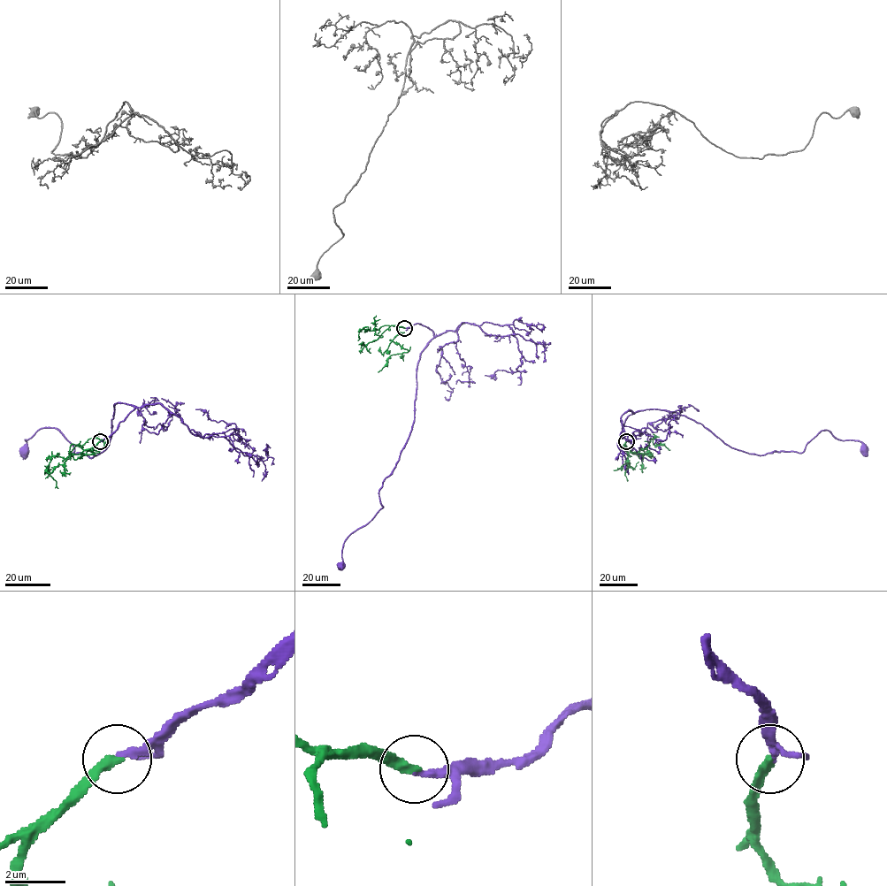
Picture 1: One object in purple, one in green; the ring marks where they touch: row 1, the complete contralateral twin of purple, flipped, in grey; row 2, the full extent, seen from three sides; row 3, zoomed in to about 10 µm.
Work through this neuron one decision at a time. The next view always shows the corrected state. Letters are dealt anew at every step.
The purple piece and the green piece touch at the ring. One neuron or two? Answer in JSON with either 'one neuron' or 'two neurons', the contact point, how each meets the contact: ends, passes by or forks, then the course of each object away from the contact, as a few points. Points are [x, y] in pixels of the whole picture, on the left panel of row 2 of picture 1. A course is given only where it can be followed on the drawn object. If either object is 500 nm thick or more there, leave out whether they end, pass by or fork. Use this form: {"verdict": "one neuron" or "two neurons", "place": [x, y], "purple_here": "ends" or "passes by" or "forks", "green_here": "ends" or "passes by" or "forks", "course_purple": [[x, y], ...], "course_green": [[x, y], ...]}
{"verdict": "one neuron", "place": [100, 441], "purple_here": "ends", "green_here": "ends", "course_purple": [[100, 441], [134, 407], [114, 405], [96, 455], [71, 454], [53, 428], [25, 439], [25, 451]], "course_green": [[100, 441], [91, 454], [86, 454], [103, 446], [102, 439], [91, 438], [68, 451]]}

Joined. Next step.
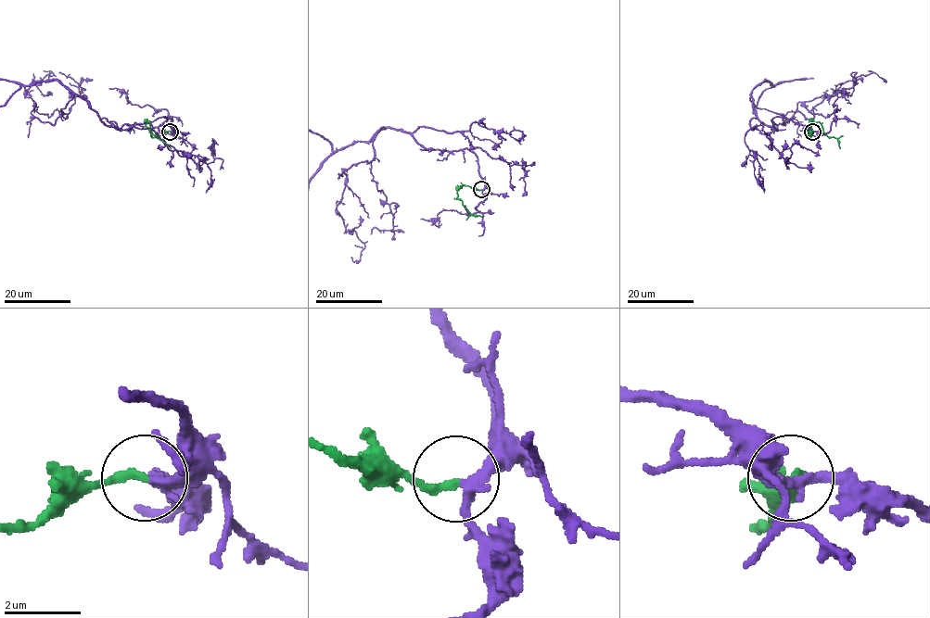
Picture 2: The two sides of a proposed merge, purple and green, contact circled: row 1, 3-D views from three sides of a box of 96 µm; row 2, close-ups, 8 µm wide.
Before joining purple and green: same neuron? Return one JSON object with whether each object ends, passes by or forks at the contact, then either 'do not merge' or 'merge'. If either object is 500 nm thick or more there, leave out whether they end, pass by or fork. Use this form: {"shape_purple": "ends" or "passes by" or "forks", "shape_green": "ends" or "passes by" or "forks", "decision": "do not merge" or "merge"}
{"shape_purple": "passes by", "shape_green": "ends", "decision": "merge"}

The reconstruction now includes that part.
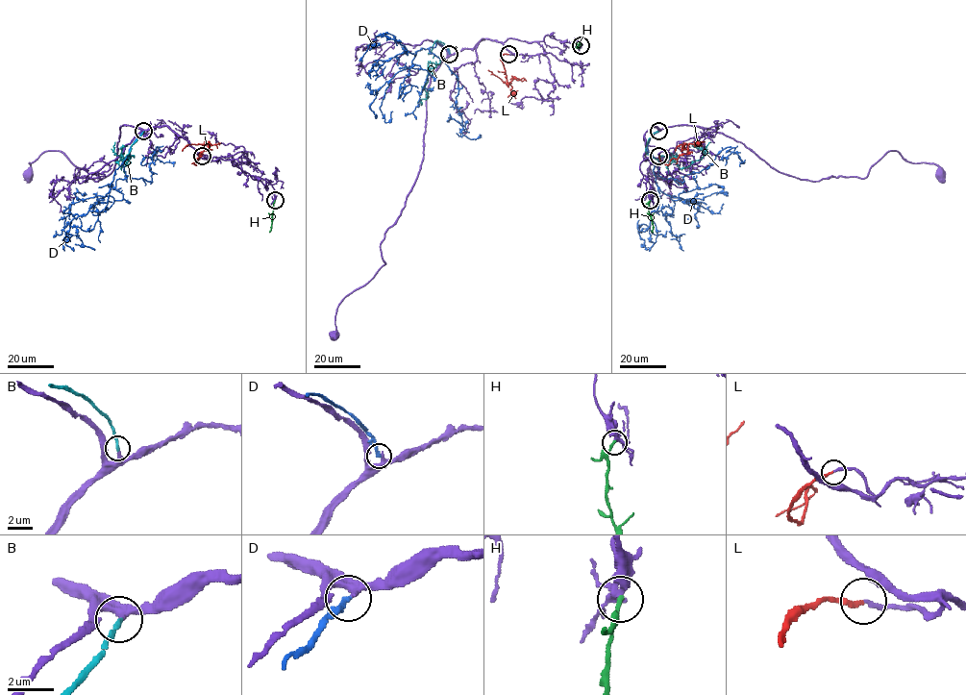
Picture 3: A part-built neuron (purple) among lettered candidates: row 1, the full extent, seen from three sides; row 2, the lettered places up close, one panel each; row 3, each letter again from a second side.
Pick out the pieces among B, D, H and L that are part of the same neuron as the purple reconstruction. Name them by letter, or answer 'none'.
B, L

